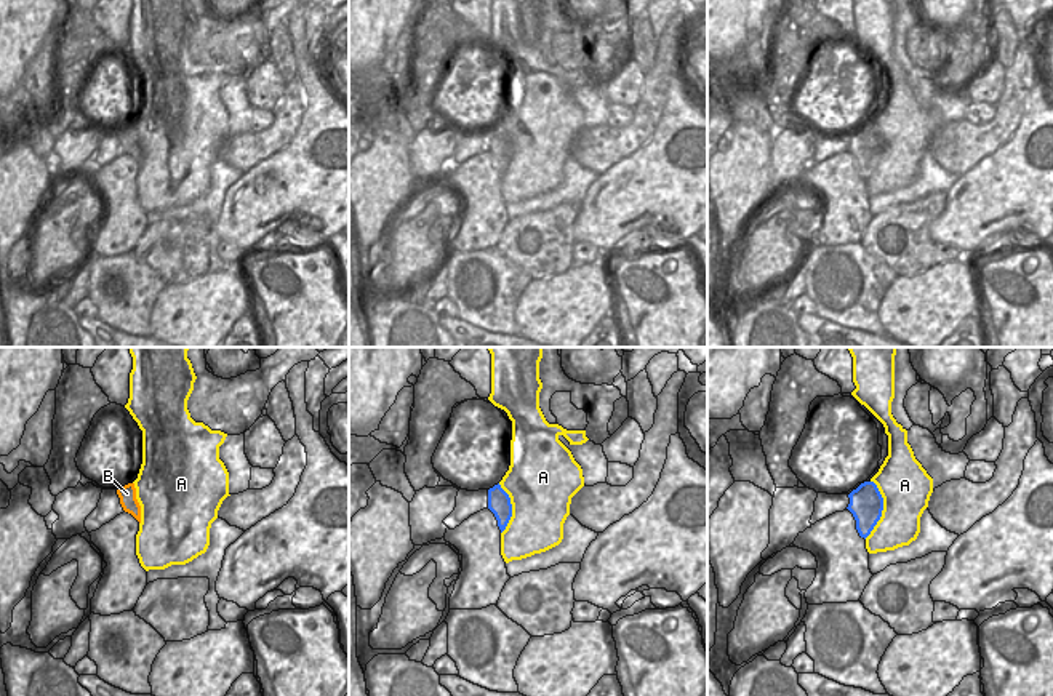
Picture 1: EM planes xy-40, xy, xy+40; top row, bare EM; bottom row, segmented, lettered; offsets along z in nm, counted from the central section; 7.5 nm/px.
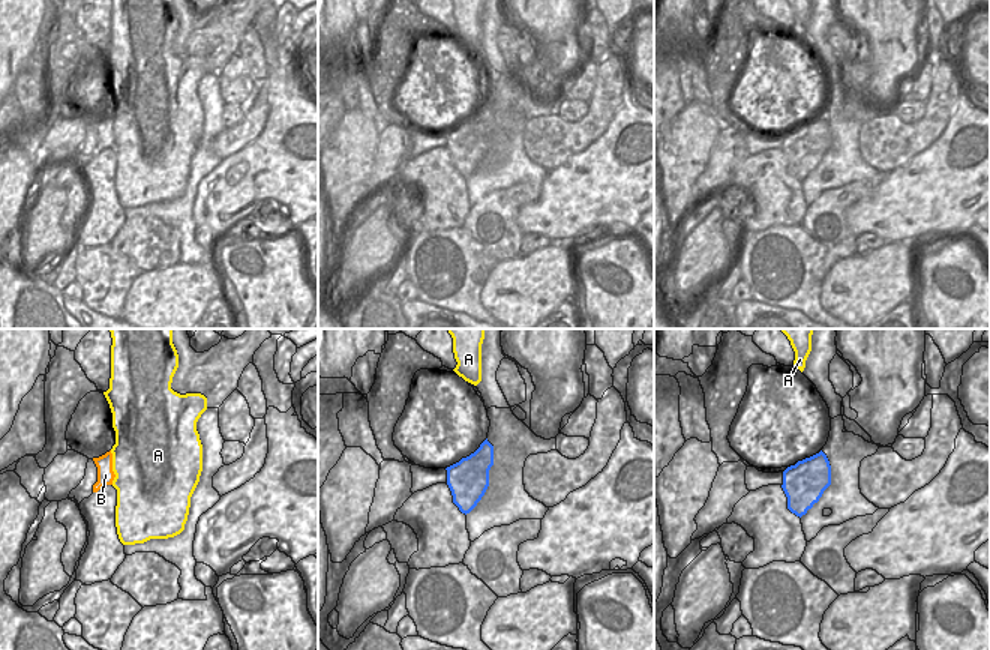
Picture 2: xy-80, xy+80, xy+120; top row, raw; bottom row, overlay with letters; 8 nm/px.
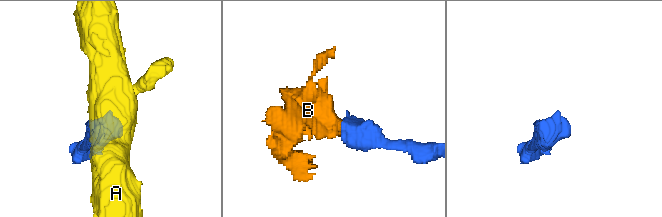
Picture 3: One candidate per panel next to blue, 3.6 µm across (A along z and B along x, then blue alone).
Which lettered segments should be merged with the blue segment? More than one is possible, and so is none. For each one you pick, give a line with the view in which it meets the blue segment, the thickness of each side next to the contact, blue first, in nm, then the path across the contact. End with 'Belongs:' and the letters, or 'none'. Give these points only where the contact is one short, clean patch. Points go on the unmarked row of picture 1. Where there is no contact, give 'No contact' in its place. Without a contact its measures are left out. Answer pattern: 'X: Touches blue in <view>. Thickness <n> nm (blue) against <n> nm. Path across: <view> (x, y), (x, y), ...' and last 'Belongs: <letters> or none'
Belongs: none

